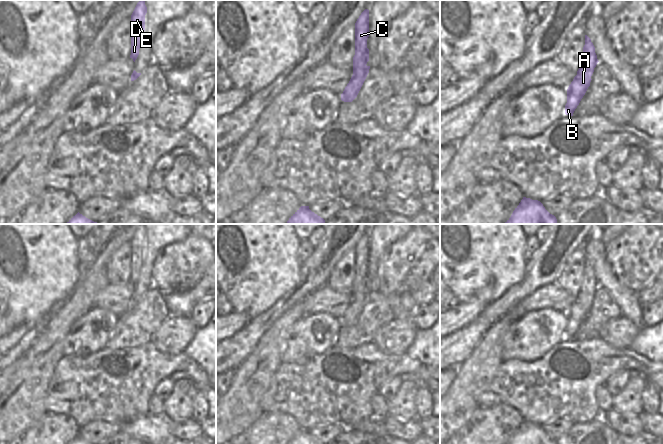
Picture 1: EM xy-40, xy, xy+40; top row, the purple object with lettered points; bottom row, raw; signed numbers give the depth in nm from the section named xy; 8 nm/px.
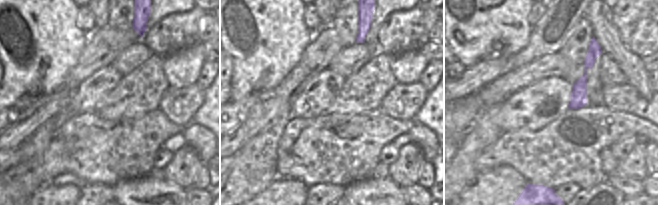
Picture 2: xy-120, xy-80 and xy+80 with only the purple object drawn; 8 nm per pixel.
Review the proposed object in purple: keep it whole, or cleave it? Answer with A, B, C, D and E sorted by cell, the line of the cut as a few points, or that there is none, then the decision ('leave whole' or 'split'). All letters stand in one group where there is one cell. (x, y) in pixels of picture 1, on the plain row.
A B / C D E | xy (367, 272), (363, 281), (363, 287), (353, 293) | split

